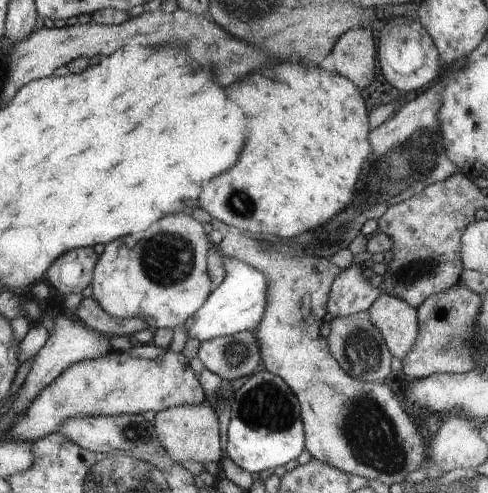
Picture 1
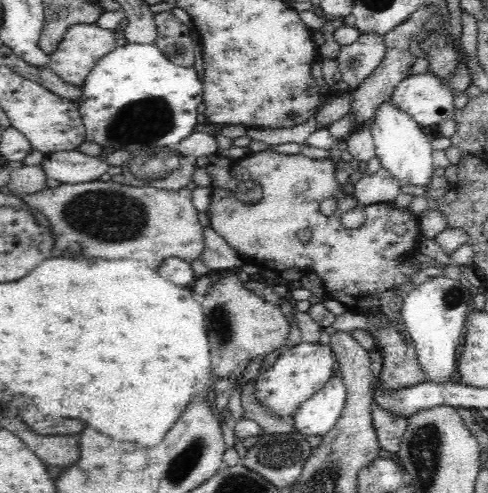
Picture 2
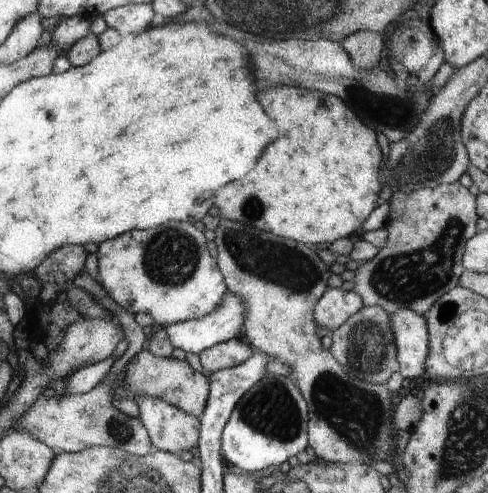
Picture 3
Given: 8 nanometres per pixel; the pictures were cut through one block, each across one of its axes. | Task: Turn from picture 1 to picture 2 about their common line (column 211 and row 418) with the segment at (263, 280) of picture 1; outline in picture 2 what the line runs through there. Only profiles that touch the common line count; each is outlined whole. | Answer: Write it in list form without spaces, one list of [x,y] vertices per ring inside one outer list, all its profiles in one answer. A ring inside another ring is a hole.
[[[340,372],[330,378],[330,382],[312,398],[300,404],[294,414],[294,430],[304,436],[324,436],[334,430],[336,422],[346,408],[346,384],[342,382]]]

